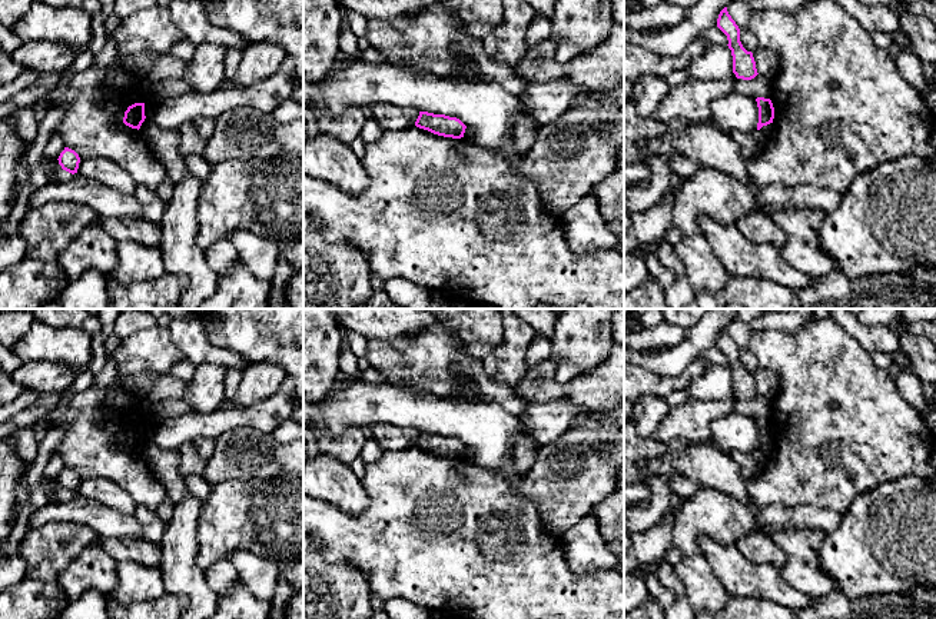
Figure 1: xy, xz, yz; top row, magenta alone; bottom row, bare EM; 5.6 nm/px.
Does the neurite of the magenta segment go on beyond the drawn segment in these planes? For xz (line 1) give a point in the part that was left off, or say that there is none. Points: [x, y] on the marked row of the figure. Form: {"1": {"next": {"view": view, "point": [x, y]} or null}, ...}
{"1": {"next": null}}

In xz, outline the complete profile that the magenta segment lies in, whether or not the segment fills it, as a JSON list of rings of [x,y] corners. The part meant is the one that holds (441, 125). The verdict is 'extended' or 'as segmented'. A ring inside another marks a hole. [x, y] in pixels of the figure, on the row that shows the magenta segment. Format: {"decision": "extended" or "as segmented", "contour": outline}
{"decision": "as segmented", "contour": [[[419,112],[415,126],[434,134],[452,139],[464,137],[467,129],[467,126],[457,117],[428,112]]]}

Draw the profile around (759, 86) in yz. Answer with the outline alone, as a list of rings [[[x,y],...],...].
[[[757,74],[751,80],[737,79],[734,81],[733,90],[744,96],[753,96],[756,99],[757,97],[764,97],[770,100],[773,99],[773,83],[770,83],[760,74]]]

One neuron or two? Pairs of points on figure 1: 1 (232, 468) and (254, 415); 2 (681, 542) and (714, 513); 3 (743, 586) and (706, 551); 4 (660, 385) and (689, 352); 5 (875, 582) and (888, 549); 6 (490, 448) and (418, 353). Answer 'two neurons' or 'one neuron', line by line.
1: two neurons
2: one neuron
3: one neuron
4: two neurons
5: one neuron
6: two neurons

